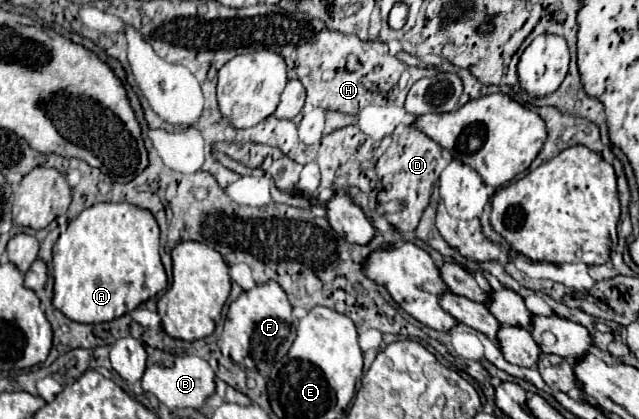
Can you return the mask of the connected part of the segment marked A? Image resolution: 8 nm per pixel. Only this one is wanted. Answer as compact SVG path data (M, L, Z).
M105 202L85 208L77 218L69 222L67 230L57 238L53 246L53 278L53 304L73 322L109 322L135 310L141 302L157 296L167 286L167 274L159 256L159 226L155 216L149 210L129 202Z

